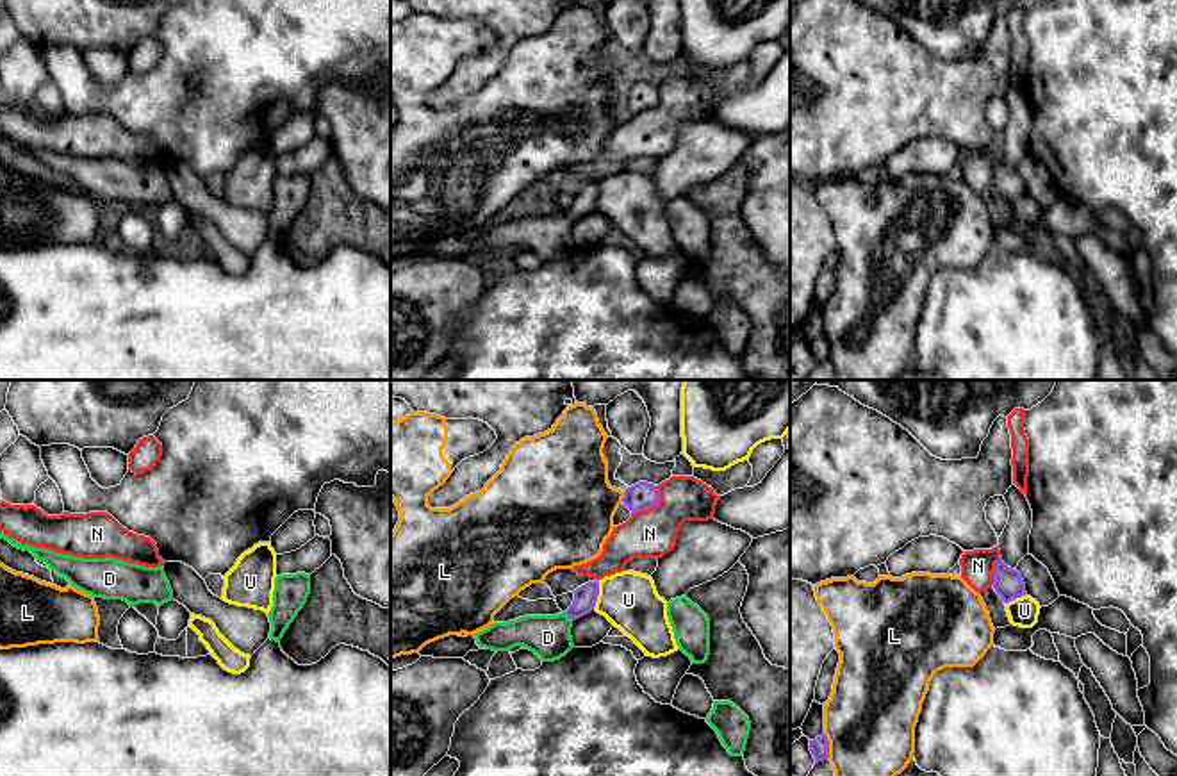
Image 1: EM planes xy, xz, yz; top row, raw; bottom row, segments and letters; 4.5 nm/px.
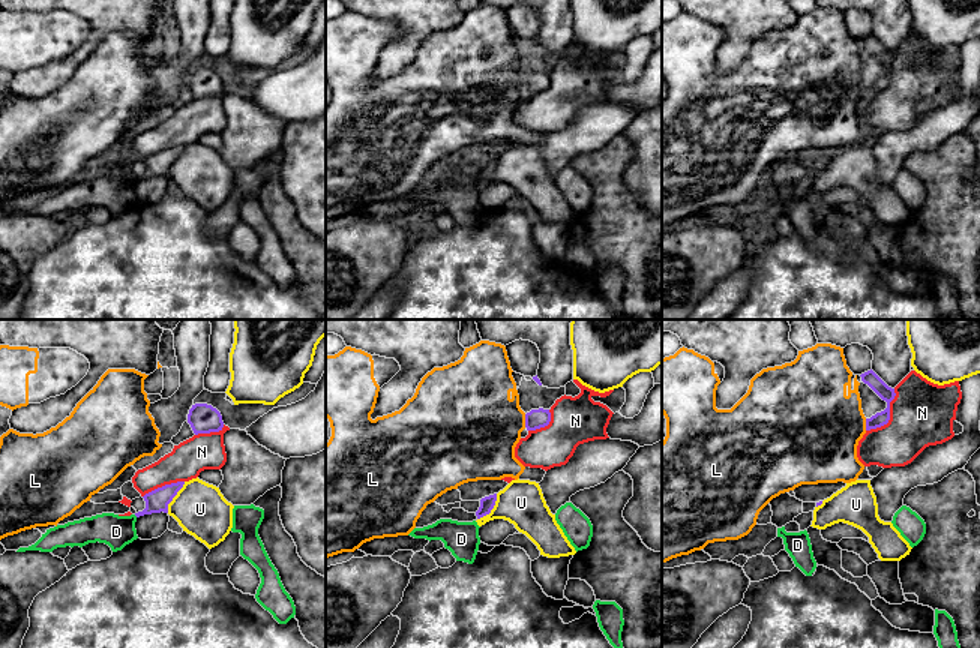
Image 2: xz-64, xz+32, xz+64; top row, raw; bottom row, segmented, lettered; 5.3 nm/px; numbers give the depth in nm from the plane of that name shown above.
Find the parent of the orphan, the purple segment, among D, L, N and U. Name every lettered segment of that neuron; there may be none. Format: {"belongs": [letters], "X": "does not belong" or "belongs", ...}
{"belongs": ["D"], "D": "belongs", "L": "does not belong", "N": "does not belong", "U": "does not belong"}

